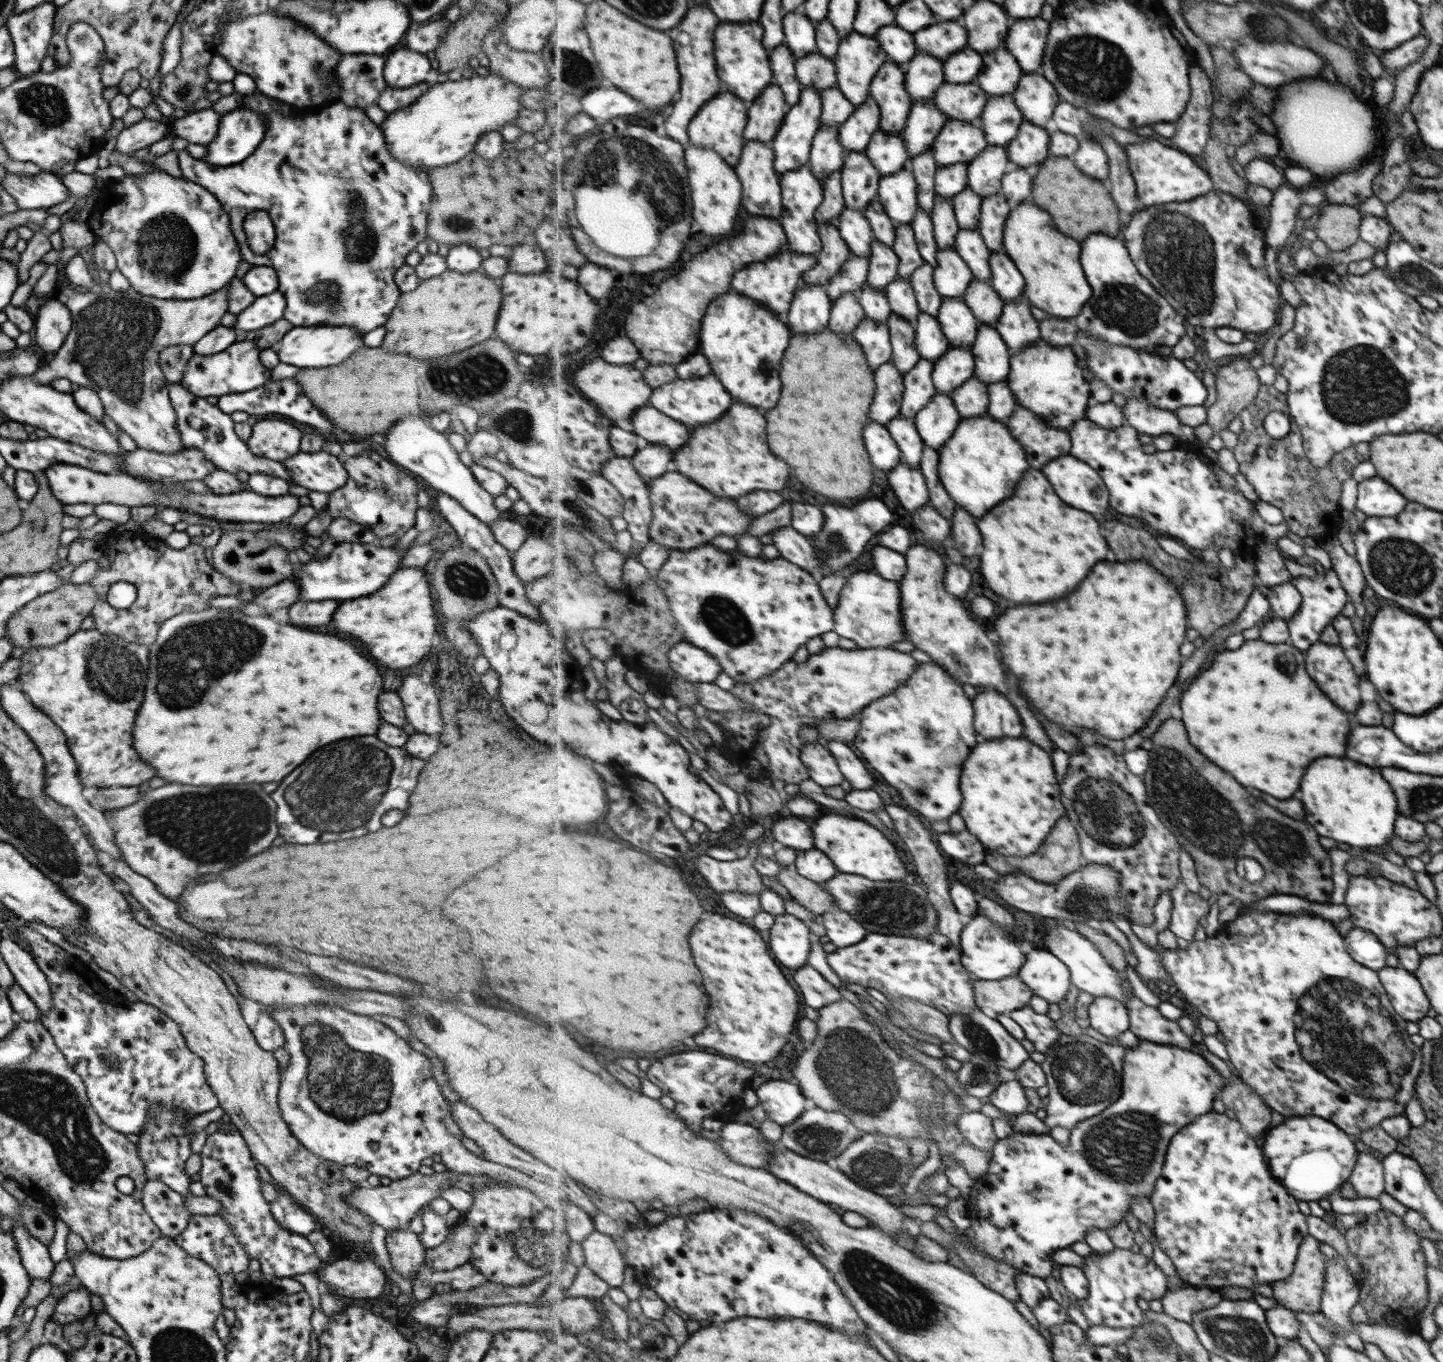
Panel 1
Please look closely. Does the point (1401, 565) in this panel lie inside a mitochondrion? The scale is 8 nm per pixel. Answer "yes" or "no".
yes

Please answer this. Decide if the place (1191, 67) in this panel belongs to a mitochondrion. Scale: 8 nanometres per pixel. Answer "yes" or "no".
no

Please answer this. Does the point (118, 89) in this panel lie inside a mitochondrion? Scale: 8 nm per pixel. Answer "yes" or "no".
no

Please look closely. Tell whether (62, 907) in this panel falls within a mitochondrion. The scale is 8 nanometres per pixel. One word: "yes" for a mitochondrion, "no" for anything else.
no

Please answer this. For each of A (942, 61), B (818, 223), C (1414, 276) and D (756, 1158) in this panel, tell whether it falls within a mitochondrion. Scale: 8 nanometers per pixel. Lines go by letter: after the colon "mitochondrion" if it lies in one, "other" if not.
A: other
B: other
C: mitochondrion
D: other

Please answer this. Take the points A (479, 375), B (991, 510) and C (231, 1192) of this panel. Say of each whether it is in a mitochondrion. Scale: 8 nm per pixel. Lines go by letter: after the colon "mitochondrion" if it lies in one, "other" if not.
A: mitochondrion
B: other
C: mitochondrion

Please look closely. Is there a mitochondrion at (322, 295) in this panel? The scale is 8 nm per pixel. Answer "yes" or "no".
yes

